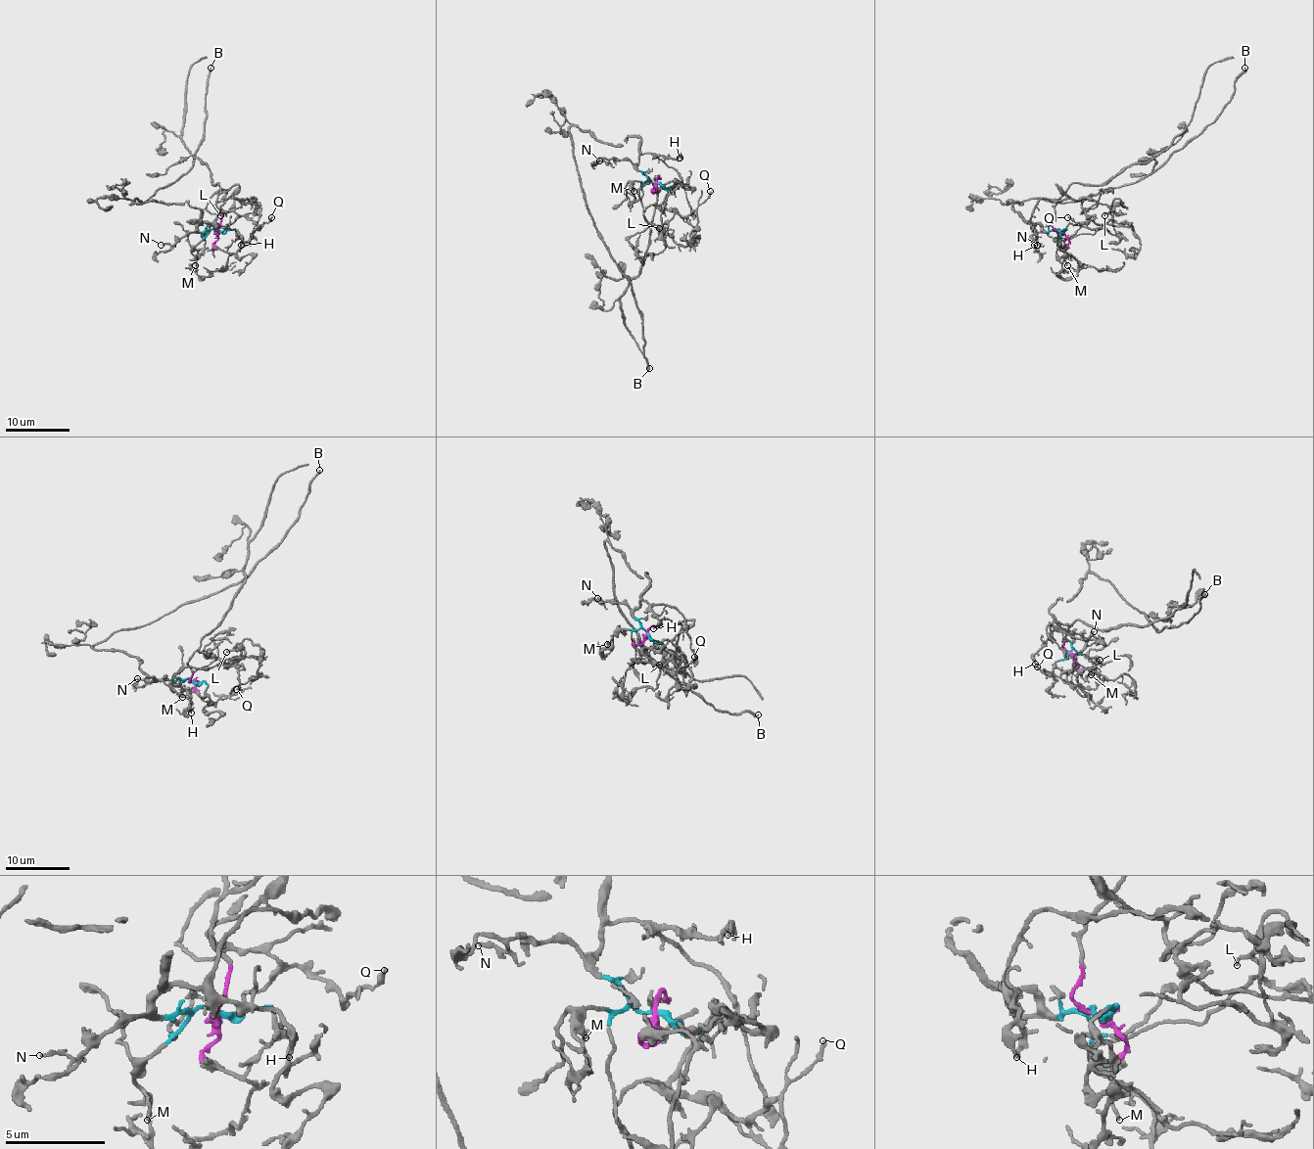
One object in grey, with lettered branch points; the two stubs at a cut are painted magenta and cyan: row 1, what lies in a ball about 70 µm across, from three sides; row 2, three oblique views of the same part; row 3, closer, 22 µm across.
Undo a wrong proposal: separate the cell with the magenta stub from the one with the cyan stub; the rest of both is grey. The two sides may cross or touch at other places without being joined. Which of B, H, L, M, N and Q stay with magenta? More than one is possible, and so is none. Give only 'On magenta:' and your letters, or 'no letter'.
On magenta: L, Q

